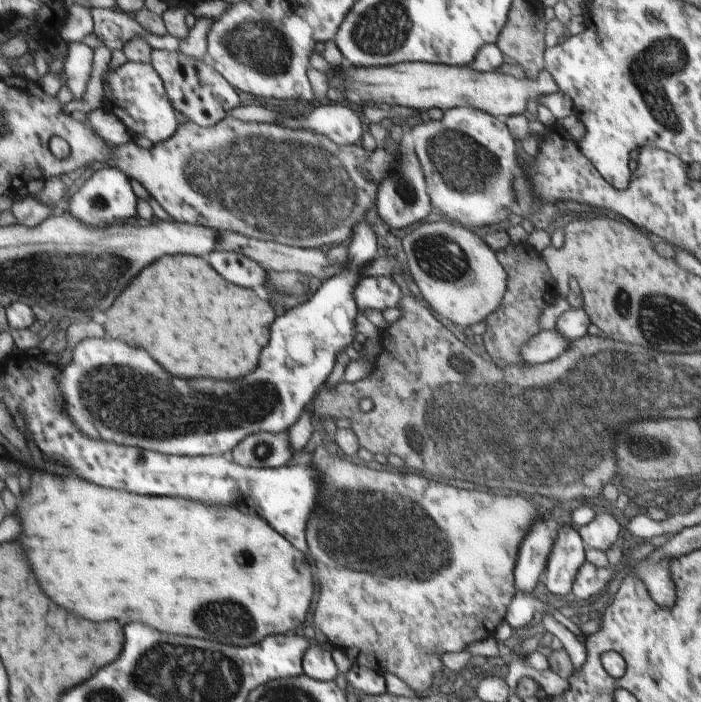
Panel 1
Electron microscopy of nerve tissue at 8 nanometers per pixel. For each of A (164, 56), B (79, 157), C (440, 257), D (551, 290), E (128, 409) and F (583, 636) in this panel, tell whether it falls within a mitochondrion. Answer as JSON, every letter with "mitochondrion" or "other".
{"A":"other","B":"other","C":"mitochondrion","D":"other","E":"mitochondrion","F":"other"}

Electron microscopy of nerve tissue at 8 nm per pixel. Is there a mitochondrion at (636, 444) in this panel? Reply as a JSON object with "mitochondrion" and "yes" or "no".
{"mitochondrion":"yes"}

